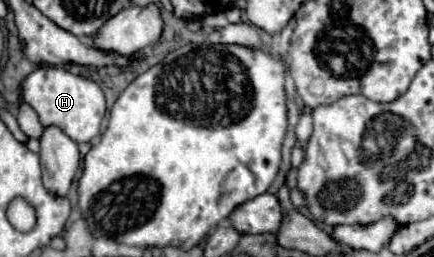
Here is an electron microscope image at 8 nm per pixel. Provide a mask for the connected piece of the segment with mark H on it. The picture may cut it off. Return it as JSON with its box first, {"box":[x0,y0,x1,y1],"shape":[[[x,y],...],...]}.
{"box":[22,67,106,143],"shape":[[[40,67],[24,79],[22,95],[24,101],[34,107],[44,127],[56,125],[76,143],[90,143],[98,137],[106,113],[106,99],[92,79],[74,75],[62,67]]]}

